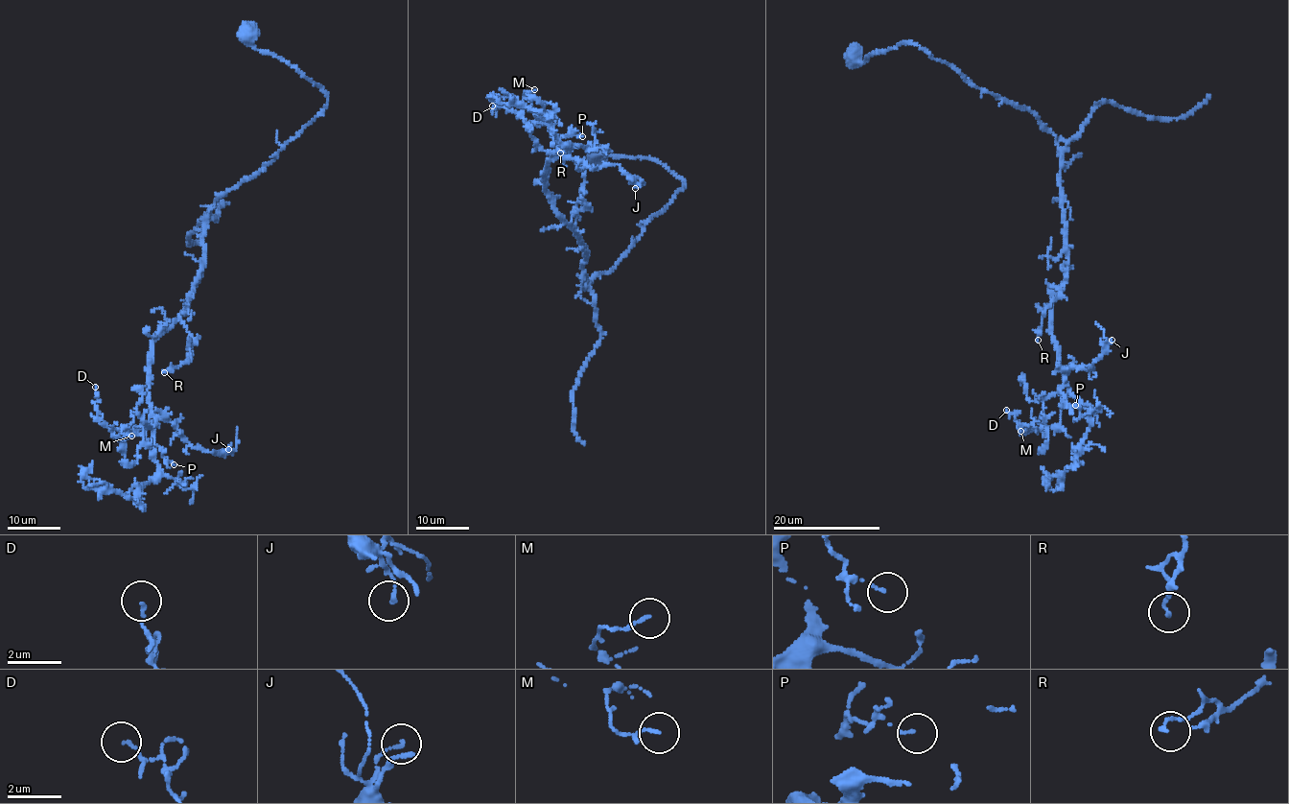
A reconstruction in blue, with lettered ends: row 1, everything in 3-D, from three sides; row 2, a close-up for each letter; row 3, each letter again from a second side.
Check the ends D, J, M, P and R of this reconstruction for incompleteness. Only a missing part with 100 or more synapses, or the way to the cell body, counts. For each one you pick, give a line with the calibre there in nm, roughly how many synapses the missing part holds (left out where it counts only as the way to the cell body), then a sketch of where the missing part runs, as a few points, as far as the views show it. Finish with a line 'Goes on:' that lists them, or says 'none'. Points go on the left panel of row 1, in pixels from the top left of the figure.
Goes on: none

